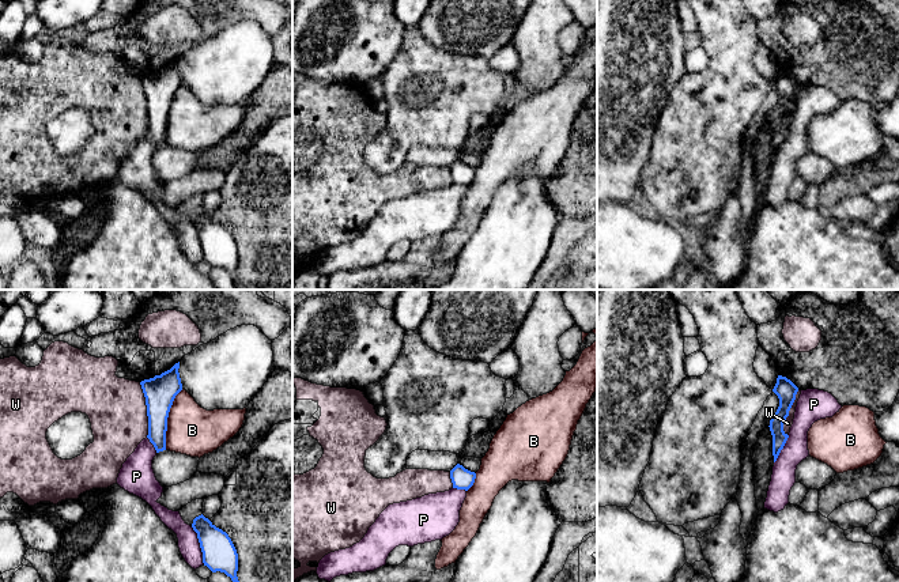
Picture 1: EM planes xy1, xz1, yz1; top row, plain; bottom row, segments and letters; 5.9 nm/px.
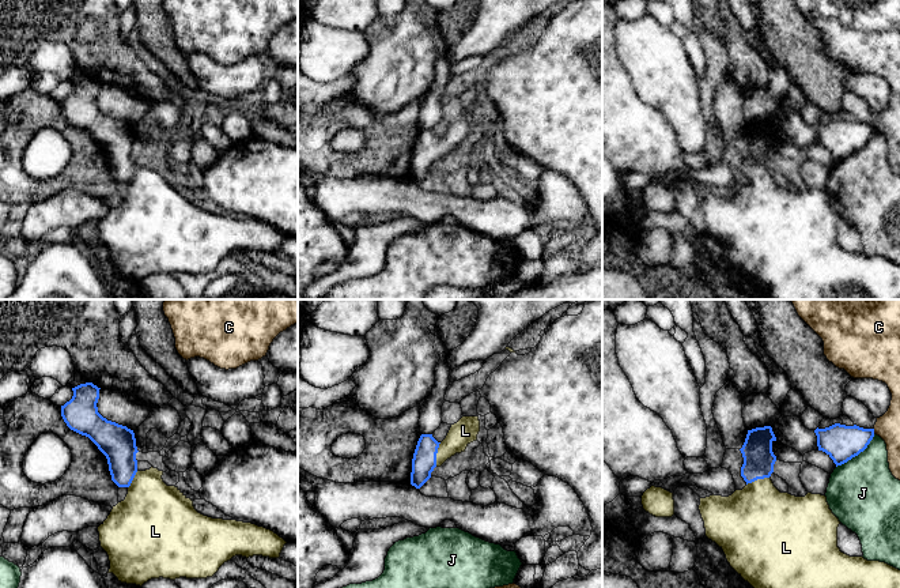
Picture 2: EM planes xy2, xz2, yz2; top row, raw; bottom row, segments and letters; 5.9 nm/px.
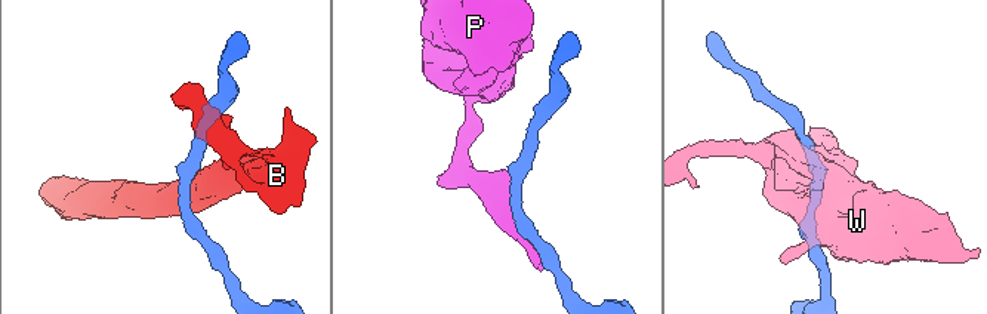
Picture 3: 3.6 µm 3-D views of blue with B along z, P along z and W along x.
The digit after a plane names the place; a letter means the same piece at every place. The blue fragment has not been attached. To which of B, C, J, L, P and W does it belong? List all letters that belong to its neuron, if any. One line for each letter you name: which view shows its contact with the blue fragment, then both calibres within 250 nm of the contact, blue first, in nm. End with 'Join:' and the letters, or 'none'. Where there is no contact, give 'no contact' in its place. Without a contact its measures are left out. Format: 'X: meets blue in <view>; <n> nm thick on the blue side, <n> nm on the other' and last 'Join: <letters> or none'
L: meets blue in xz2; 140 nm thick on the blue side, 150 nm on the other
Join: L

